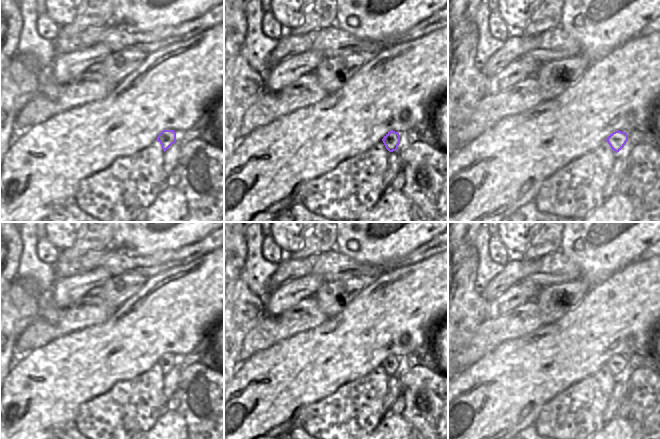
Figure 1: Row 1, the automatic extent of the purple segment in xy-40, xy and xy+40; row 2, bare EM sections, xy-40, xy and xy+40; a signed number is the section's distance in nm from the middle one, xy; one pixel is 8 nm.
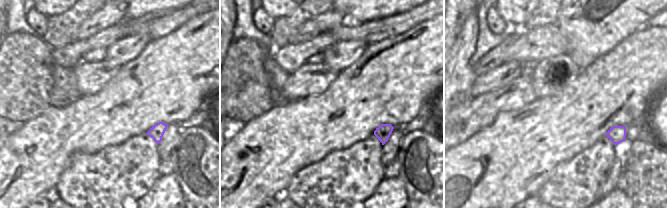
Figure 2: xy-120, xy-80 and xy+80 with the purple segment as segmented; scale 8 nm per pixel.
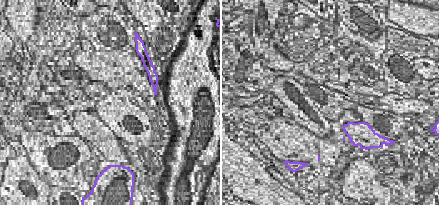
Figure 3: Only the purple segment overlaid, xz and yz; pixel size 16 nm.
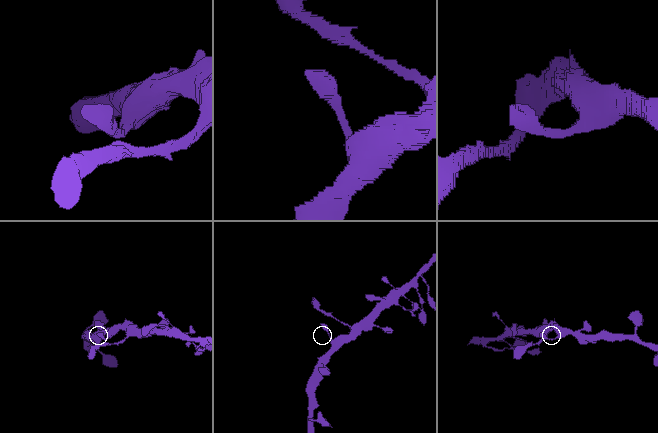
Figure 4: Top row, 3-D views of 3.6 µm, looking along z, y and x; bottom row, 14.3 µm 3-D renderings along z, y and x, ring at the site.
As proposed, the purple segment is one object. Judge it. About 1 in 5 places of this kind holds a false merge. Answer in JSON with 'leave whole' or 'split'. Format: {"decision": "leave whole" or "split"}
{"decision": "leave whole"}

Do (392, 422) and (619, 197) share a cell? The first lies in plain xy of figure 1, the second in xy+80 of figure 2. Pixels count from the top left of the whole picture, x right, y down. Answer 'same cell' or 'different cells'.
same cell

